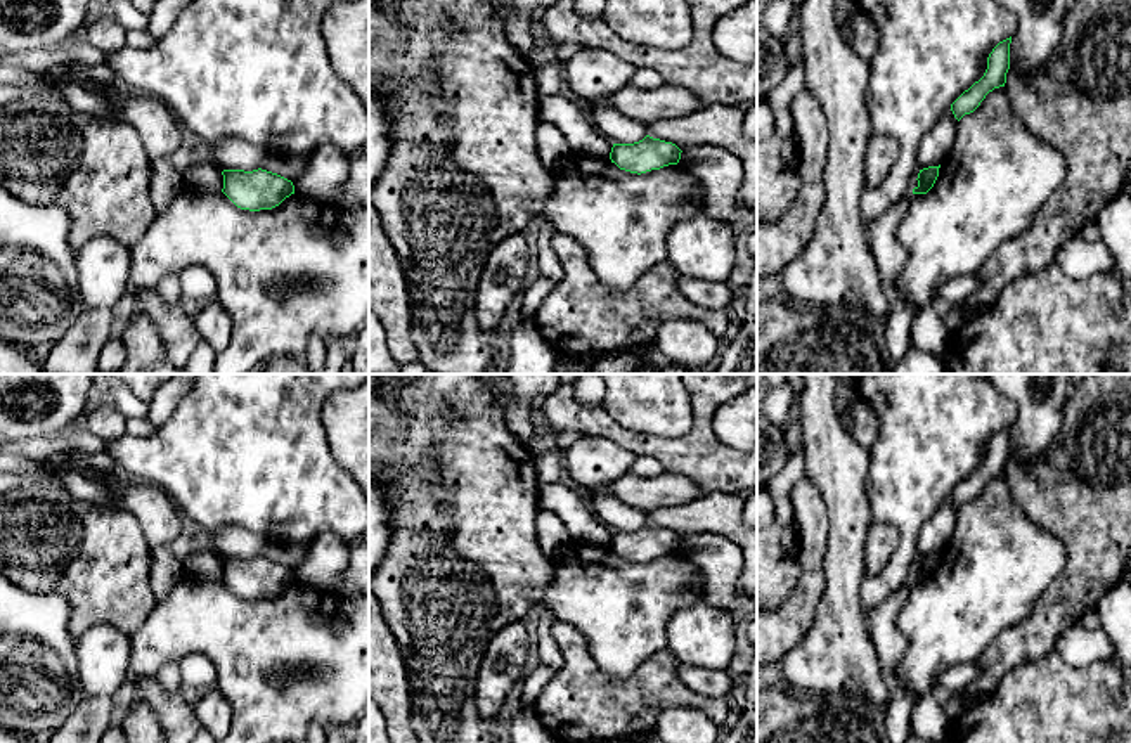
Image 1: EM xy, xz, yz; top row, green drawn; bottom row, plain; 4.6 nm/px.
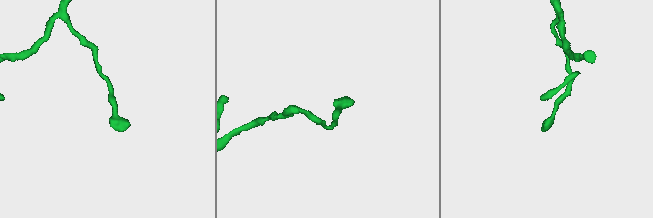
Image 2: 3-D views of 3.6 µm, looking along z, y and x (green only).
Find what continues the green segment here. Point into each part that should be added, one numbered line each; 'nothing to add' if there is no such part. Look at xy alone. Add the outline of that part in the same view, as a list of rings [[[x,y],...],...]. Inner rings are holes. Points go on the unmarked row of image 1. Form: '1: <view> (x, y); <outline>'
nothing to add

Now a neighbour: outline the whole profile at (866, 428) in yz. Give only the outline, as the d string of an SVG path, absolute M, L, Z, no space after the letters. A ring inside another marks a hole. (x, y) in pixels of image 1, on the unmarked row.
M861 400L852 410L852 421L854 426L850 433L854 440L866 450L871 450L880 435L880 424L875 409Z

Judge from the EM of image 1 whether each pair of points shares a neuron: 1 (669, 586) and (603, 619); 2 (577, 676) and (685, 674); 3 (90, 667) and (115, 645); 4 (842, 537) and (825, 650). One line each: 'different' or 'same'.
1: same
2: different
3: same
4: same

